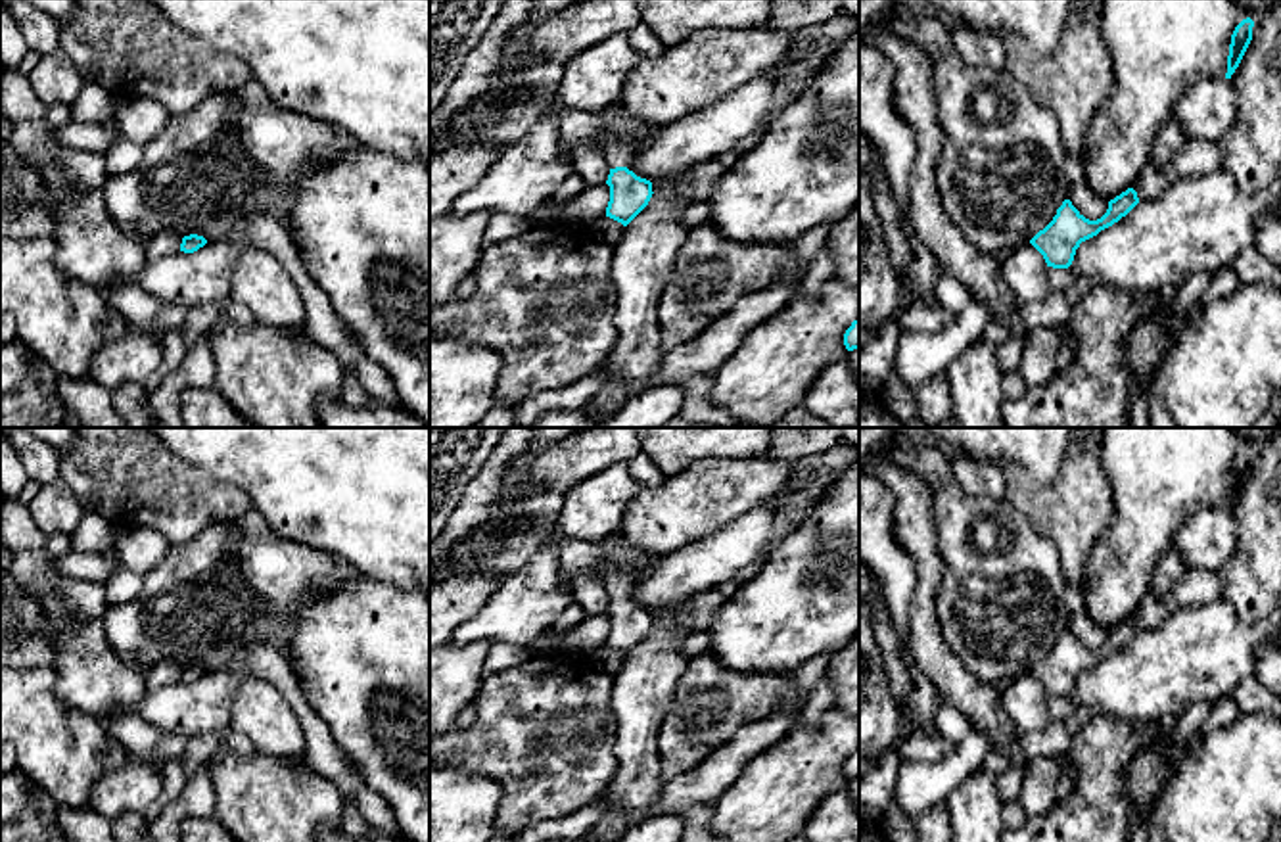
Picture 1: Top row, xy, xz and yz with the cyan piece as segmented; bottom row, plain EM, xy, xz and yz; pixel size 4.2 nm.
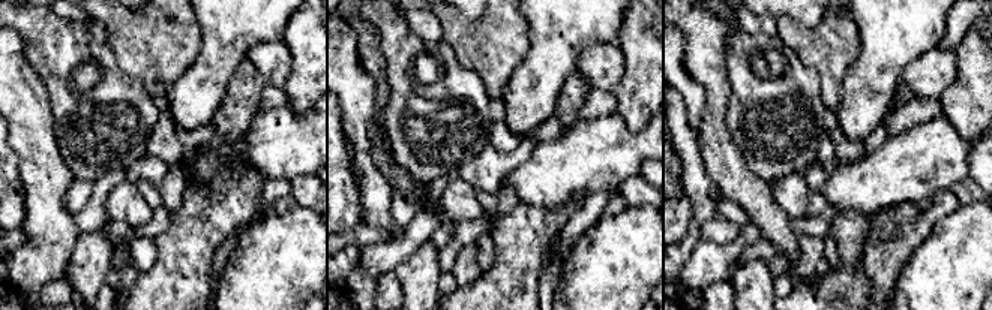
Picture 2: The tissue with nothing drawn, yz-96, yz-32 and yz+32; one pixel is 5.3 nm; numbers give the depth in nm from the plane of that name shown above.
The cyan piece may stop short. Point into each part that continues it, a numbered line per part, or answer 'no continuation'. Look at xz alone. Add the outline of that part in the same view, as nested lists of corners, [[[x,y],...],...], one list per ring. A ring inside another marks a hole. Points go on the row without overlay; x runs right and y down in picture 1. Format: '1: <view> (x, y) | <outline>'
1: xz (618, 582) | [[[623,568],[610,570],[602,579],[610,598],[627,596],[635,587],[633,575]]]

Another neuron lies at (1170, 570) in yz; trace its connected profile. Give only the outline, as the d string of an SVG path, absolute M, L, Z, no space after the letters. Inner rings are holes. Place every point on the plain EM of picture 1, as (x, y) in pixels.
M1168 549L1162 560L1156 564L1154 581L1151 587L1153 595L1166 595L1174 587L1177 587L1189 573L1183 558L1174 550Z

